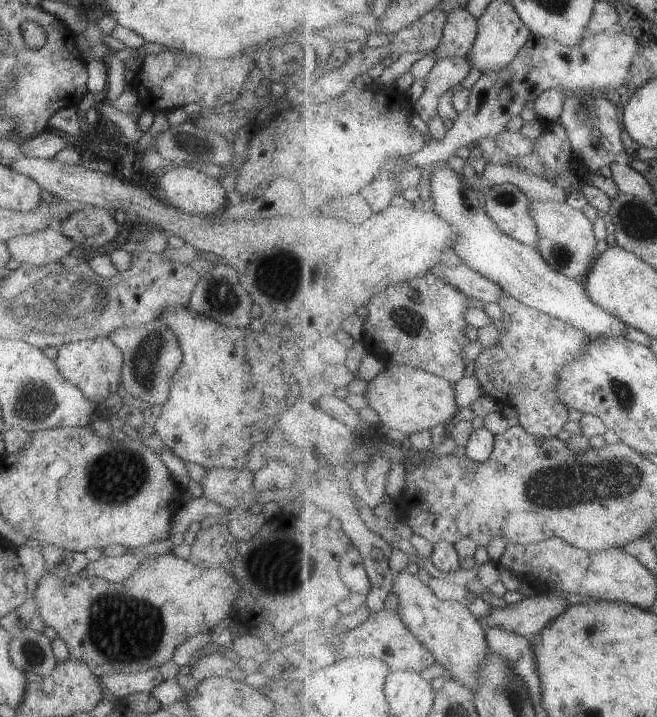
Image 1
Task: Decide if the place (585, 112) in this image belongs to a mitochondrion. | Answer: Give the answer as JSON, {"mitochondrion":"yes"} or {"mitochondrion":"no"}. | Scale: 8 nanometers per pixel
{"mitochondrion":"yes"}

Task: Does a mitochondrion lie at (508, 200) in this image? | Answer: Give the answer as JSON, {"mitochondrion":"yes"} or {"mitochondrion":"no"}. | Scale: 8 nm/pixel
{"mitochondrion":"yes"}

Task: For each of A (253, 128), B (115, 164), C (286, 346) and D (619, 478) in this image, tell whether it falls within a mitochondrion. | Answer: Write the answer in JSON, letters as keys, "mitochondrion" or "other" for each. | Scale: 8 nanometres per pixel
{"A":"other","B":"other","C":"other","D":"mitochondrion"}

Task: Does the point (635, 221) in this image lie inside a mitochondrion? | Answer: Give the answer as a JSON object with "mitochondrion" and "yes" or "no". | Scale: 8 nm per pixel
{"mitochondrion":"yes"}

